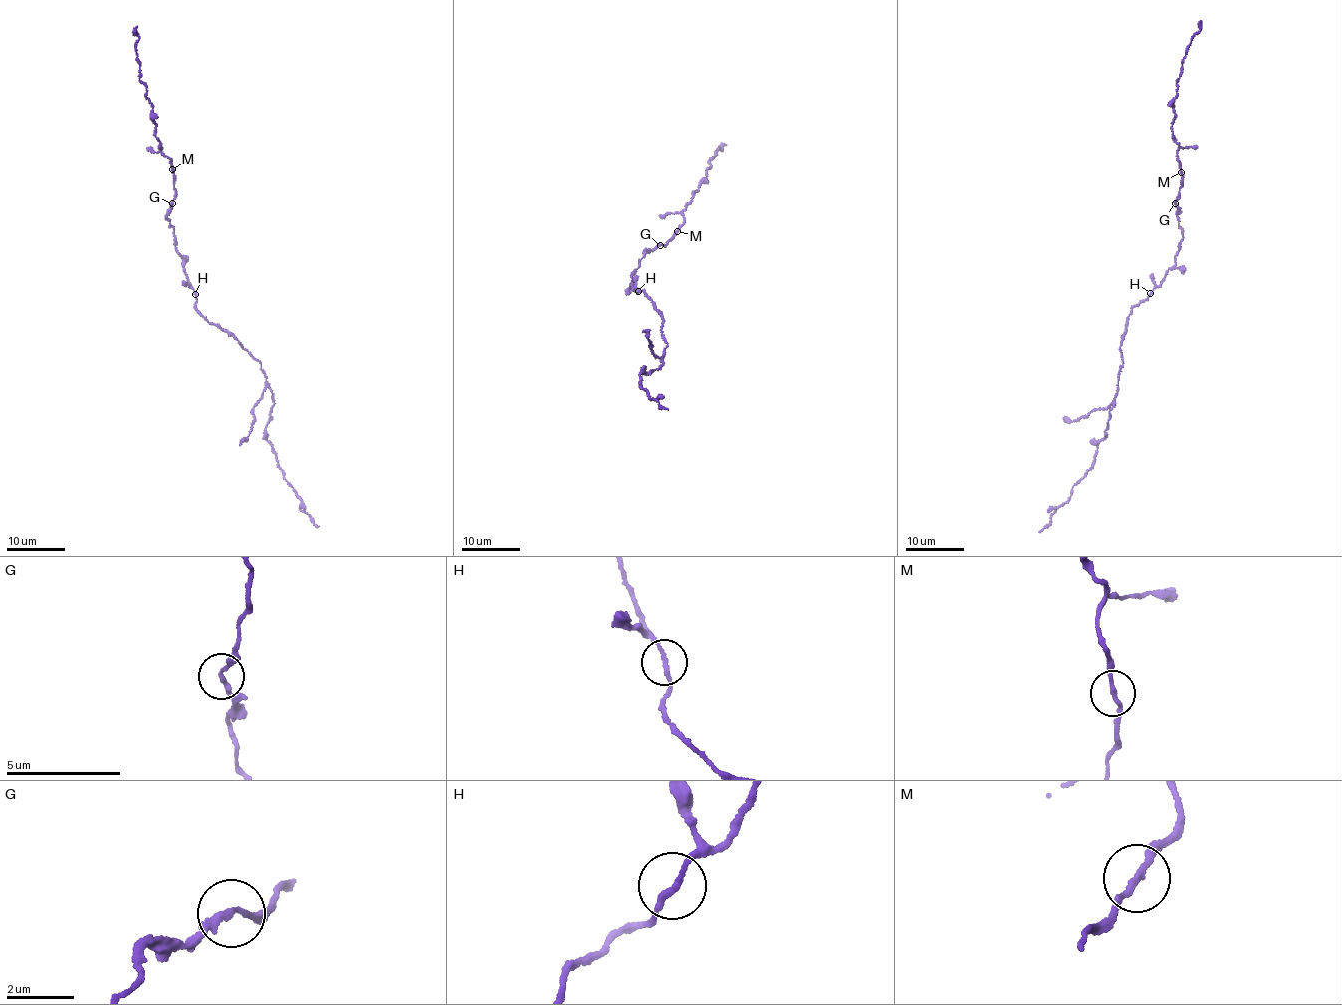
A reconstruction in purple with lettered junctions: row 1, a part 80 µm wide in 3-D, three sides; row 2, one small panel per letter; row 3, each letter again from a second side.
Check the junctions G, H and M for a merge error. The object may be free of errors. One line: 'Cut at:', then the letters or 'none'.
Cut at: none

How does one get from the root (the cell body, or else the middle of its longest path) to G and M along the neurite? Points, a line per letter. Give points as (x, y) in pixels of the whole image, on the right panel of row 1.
G: (1161, 282), (1166, 271), (1176, 264), (1175, 256), (1183, 239), (1175, 203)
M: (1161, 282), (1166, 271), (1176, 264), (1175, 256), (1183, 239), (1175, 201), (1181, 186), (1180, 172)

